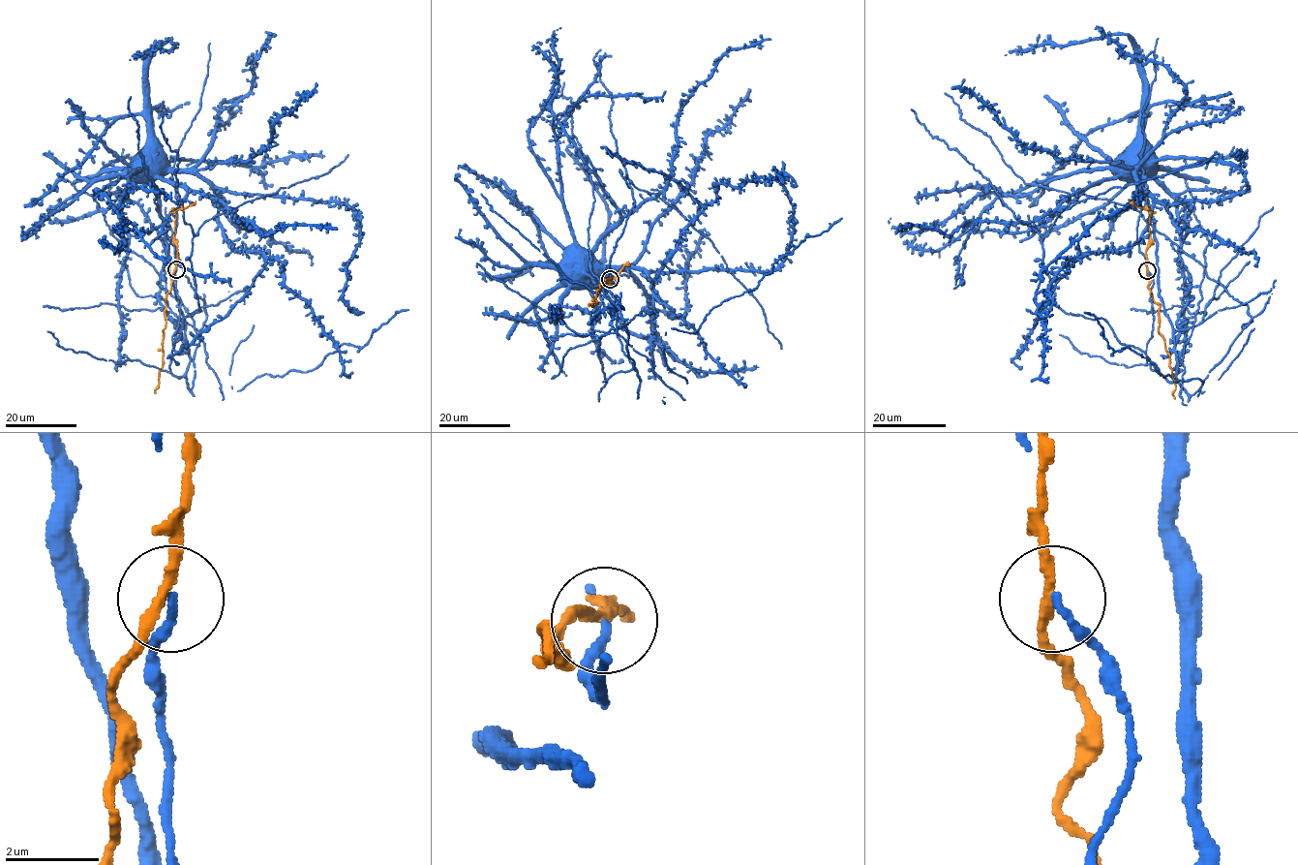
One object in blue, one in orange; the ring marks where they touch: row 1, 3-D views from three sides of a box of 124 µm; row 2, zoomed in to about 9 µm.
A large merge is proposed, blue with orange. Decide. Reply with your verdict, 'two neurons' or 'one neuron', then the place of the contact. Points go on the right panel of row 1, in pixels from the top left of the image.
two neurons; at (1147, 270)

